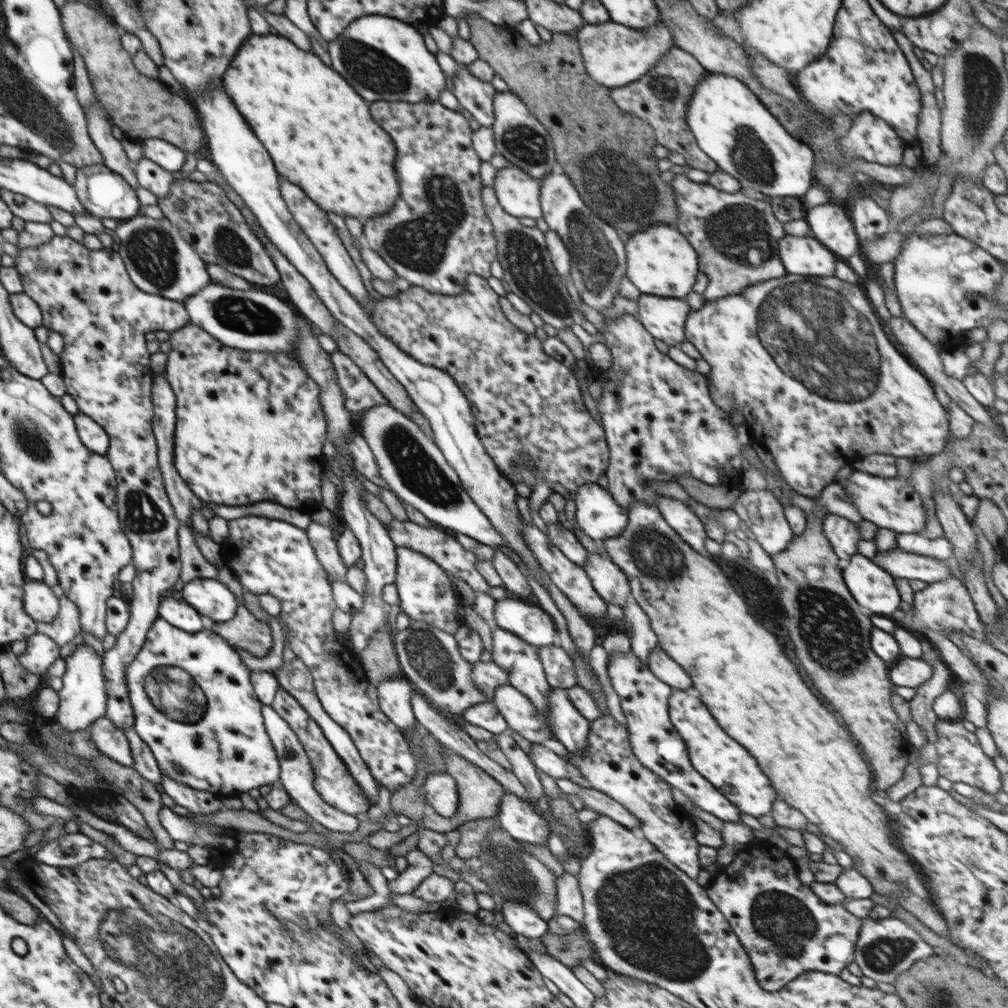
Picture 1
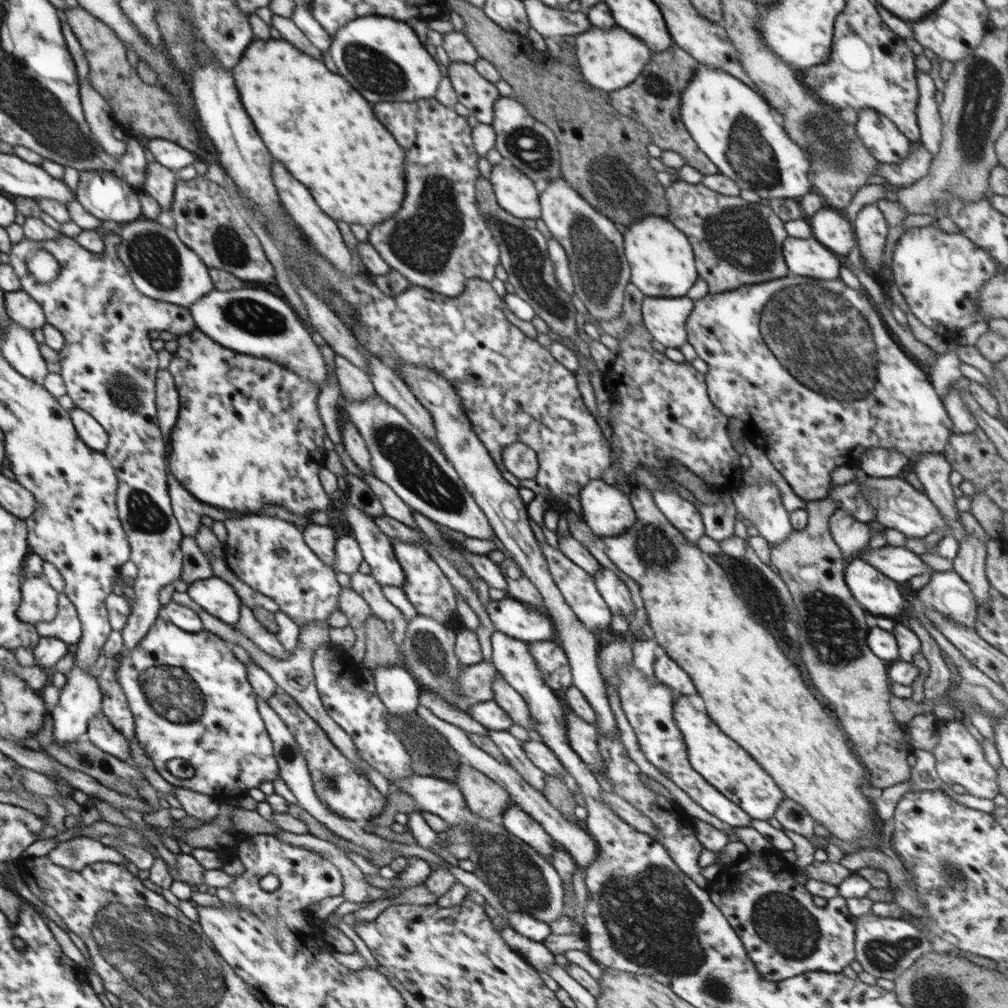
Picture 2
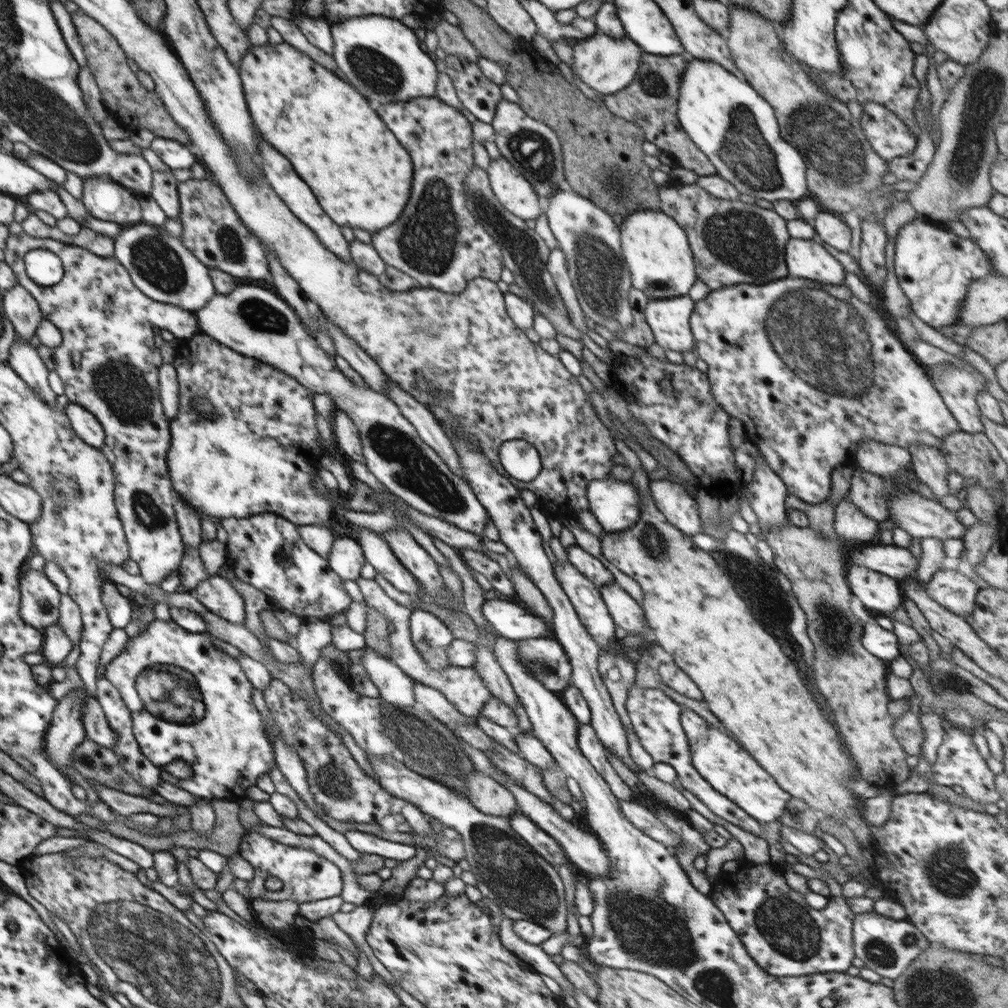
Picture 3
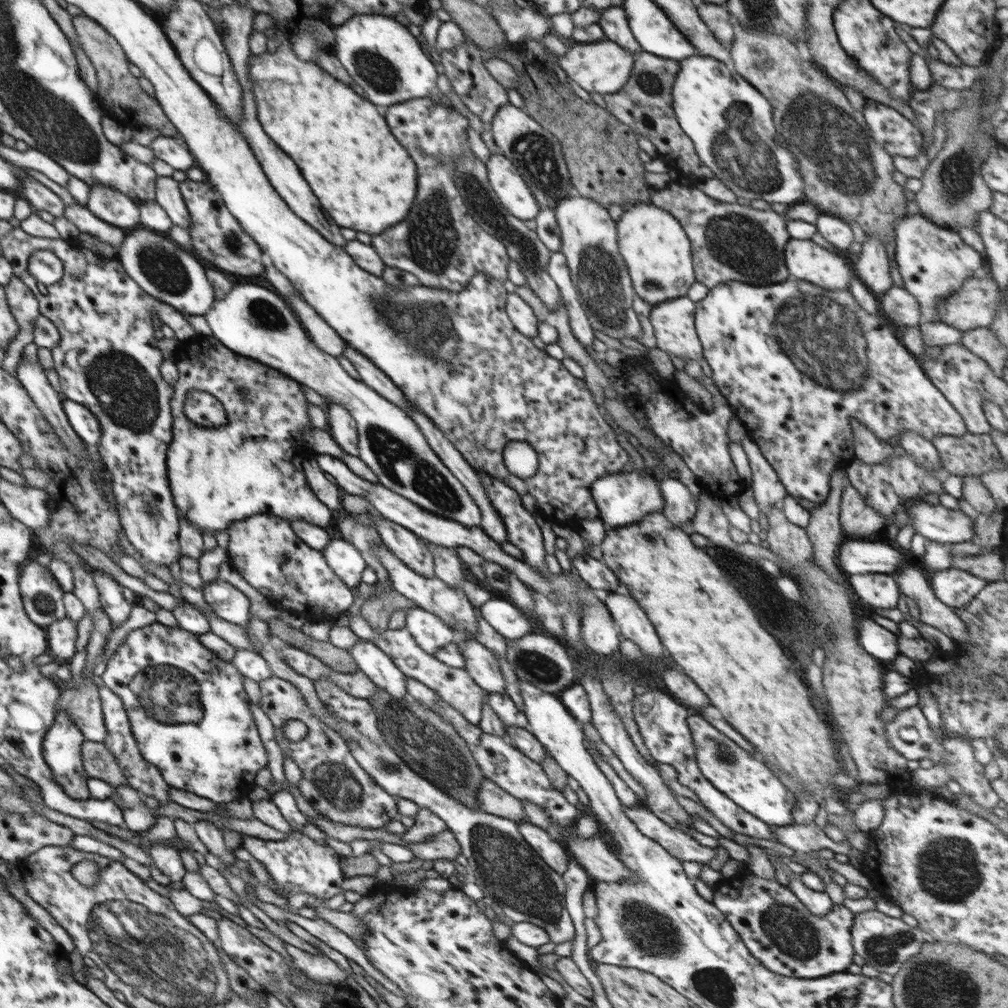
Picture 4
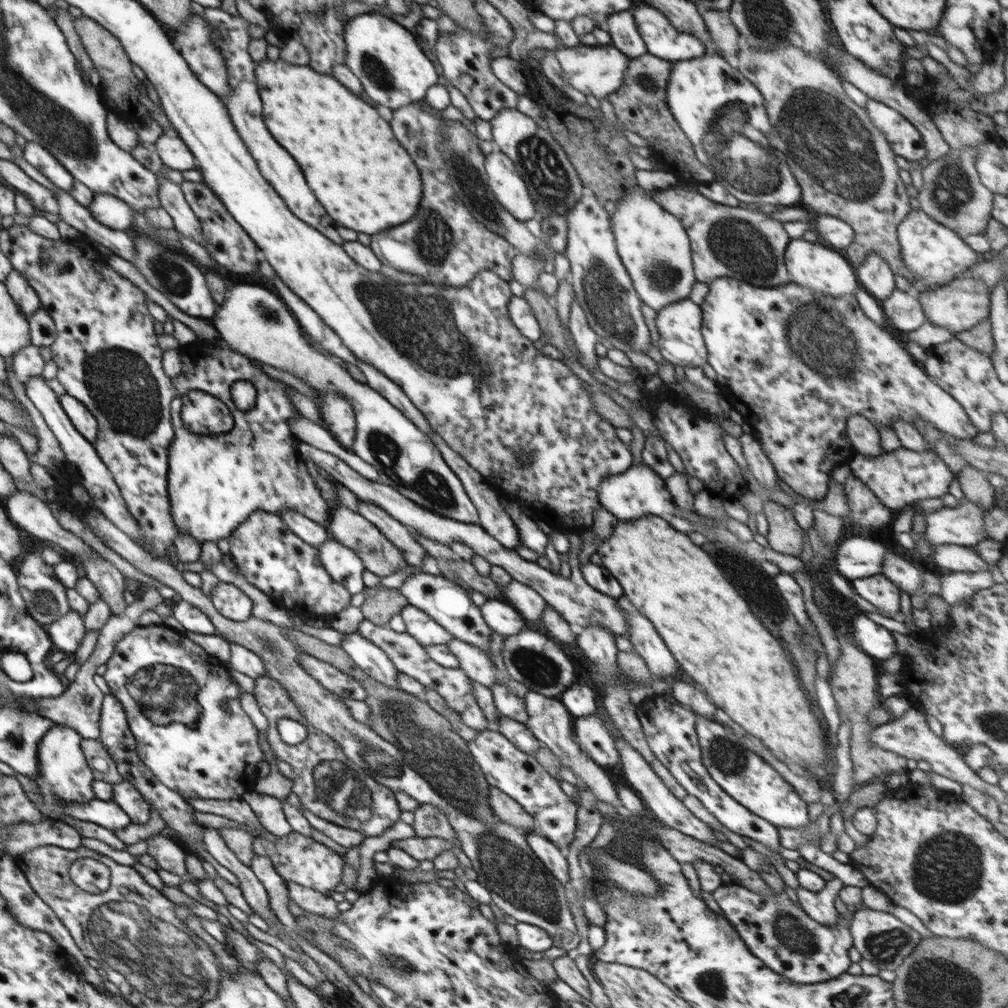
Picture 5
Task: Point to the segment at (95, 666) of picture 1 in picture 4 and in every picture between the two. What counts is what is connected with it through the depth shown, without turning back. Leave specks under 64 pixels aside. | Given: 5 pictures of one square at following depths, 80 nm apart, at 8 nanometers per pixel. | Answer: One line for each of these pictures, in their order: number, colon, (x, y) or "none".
2: (81, 698)
3: (66, 731)
4: (62, 743)

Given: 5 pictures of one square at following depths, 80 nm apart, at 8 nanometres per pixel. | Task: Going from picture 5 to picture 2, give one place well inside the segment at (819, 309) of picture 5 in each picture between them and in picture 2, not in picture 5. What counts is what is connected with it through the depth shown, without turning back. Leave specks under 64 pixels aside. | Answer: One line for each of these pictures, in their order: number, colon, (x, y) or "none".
2: (812, 370)
3: (812, 374)
4: (796, 371)

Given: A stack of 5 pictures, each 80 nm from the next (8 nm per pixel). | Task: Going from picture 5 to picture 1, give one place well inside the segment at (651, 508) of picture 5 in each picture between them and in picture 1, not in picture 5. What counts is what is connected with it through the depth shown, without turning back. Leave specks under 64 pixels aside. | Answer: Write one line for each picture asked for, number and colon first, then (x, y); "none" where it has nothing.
1: (598, 514)
2: (607, 510)
3: (616, 504)
4: (622, 499)

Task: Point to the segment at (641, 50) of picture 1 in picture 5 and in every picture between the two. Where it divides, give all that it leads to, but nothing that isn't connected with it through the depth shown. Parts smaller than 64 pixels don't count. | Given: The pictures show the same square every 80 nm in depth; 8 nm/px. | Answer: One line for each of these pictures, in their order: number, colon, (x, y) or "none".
2: (610, 59)
3: (606, 64)
4: (602, 66)
5: (598, 71)

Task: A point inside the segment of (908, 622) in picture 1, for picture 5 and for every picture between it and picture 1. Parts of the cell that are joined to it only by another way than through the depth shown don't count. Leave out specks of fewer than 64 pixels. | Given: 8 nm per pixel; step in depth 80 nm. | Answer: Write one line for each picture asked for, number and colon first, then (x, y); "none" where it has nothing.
2: (946, 592)
3: (947, 587)
4: (955, 587)
5: (953, 586)

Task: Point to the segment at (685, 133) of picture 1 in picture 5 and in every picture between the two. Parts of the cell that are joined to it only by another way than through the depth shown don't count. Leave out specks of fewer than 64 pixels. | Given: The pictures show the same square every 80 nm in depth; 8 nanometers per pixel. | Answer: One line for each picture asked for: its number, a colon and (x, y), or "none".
2: (654, 99)
3: (650, 101)
4: (645, 103)
5: (640, 104)

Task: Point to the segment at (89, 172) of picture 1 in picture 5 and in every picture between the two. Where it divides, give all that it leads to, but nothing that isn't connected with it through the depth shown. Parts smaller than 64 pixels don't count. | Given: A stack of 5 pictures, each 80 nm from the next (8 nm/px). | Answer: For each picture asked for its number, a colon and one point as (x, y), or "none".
2: (105, 196)
3: (105, 199)
4: (106, 203)
5: (109, 210)

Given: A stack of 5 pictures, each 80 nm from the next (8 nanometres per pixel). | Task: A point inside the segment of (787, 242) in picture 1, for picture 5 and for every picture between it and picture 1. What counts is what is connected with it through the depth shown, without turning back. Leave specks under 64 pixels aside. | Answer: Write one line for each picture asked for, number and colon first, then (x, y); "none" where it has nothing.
2: (804, 257)
3: (806, 259)
4: (807, 261)
5: (823, 270)

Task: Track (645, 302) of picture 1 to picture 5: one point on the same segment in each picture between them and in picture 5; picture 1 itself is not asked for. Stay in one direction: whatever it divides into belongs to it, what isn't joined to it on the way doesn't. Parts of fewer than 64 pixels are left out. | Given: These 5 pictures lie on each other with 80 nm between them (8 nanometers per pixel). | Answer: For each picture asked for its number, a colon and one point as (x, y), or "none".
2: (665, 317)
3: (669, 319)
4: (673, 321)
5: (681, 342)

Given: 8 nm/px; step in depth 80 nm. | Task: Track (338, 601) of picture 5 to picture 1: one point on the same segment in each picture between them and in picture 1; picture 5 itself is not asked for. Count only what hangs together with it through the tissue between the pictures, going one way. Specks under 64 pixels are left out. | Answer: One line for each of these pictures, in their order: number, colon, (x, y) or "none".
1: (273, 557)
2: (270, 555)
3: (265, 550)
4: (264, 549)

